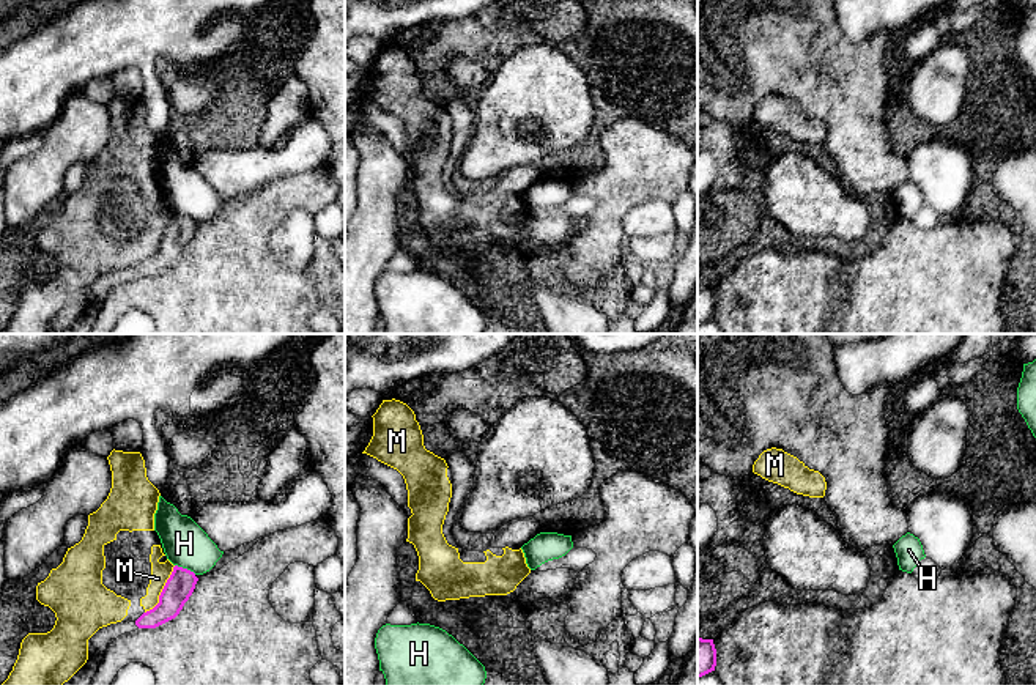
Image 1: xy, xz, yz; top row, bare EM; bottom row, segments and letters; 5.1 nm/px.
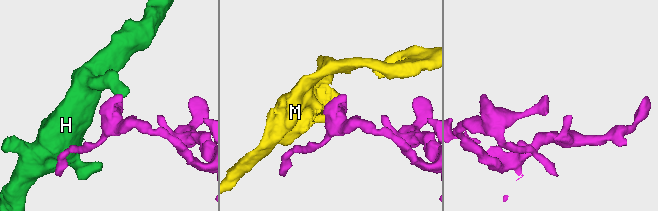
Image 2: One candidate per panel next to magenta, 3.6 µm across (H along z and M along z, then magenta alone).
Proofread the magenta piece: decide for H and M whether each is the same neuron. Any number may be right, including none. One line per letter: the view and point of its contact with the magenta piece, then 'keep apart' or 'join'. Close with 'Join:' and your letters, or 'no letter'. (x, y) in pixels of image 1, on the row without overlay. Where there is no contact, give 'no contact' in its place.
H: xy (186, 216) | keep apart
M: xy (162, 238) | keep apart
Join: no letter

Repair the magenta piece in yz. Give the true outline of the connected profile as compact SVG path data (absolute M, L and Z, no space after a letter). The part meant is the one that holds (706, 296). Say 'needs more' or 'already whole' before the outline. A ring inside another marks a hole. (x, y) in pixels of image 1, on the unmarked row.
already whole | M697 285L697 326L715 318L716 296L713 287Z

